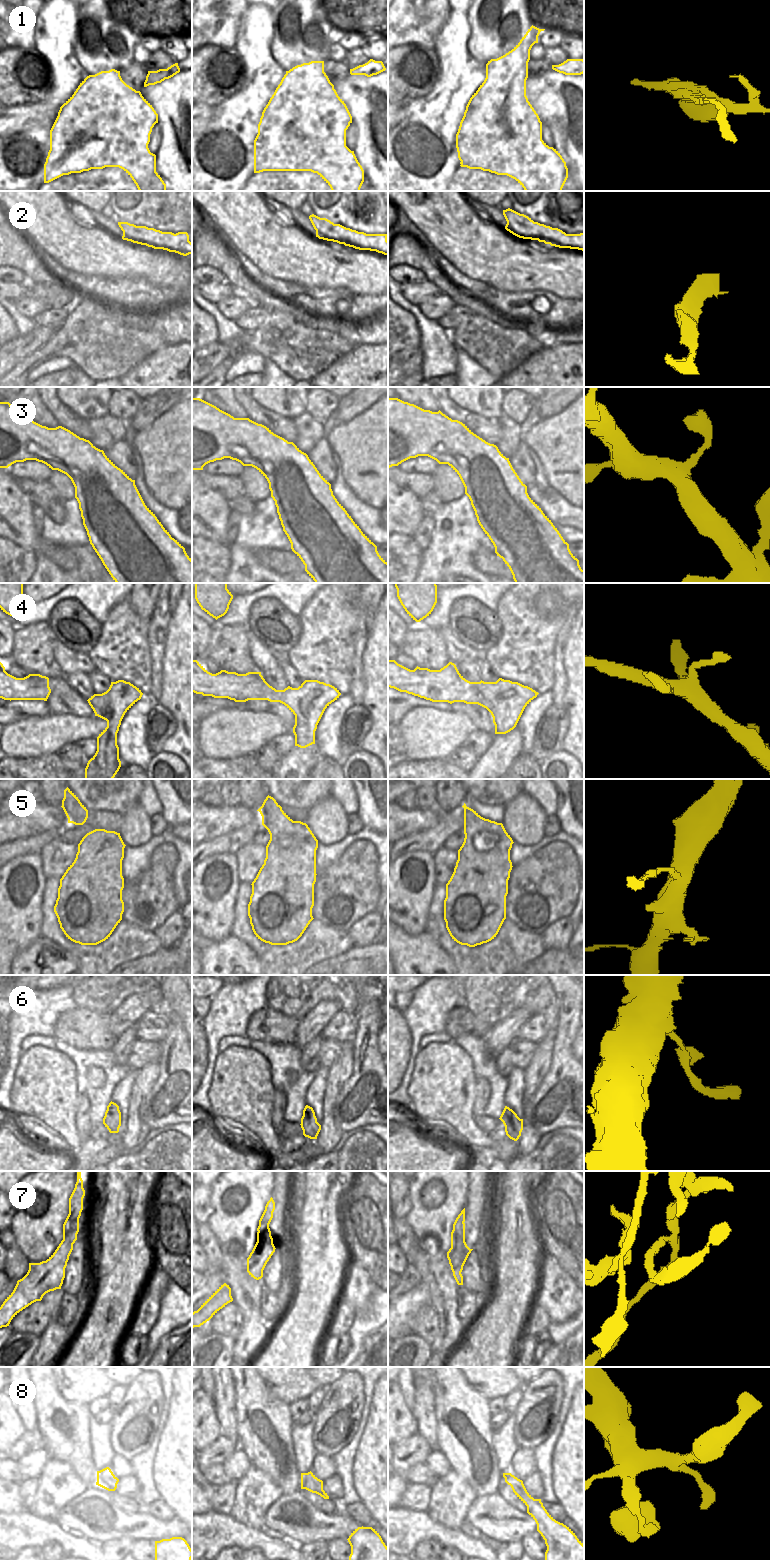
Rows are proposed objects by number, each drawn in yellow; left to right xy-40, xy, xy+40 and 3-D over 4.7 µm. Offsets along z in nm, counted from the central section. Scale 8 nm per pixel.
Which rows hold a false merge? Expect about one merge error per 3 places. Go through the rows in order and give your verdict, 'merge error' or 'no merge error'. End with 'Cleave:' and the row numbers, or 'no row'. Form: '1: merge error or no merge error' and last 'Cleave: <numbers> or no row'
1: merge error
2: no merge error
3: no merge error
4: no merge error
5: no merge error
6: no merge error
7: merge error
8: no merge error
Cleave: 1, 7

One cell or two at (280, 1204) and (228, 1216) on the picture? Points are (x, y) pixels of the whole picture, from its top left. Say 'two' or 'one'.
two

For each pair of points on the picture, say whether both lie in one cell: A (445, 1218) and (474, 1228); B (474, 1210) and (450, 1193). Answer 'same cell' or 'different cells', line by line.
A: different cells
B: different cells

